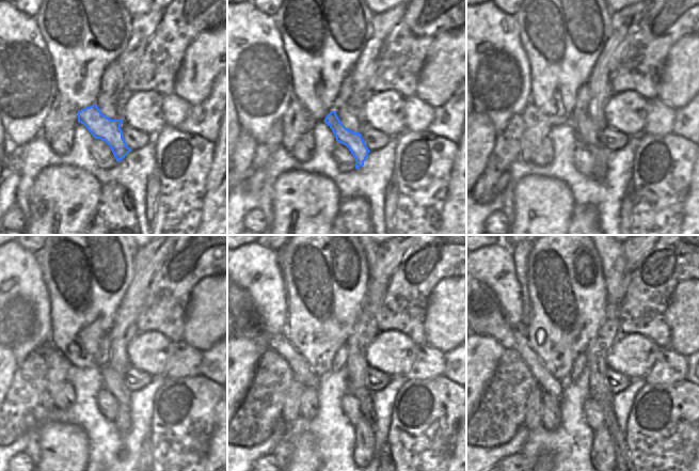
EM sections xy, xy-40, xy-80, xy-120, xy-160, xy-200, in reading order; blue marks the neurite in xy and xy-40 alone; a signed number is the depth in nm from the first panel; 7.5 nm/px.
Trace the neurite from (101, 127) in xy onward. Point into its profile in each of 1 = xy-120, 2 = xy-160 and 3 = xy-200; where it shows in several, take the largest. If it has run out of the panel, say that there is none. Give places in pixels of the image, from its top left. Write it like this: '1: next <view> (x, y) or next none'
1: next xy-120 (123, 421)
2: next xy-160 (365, 449)
3: next xy-200 (602, 452)

